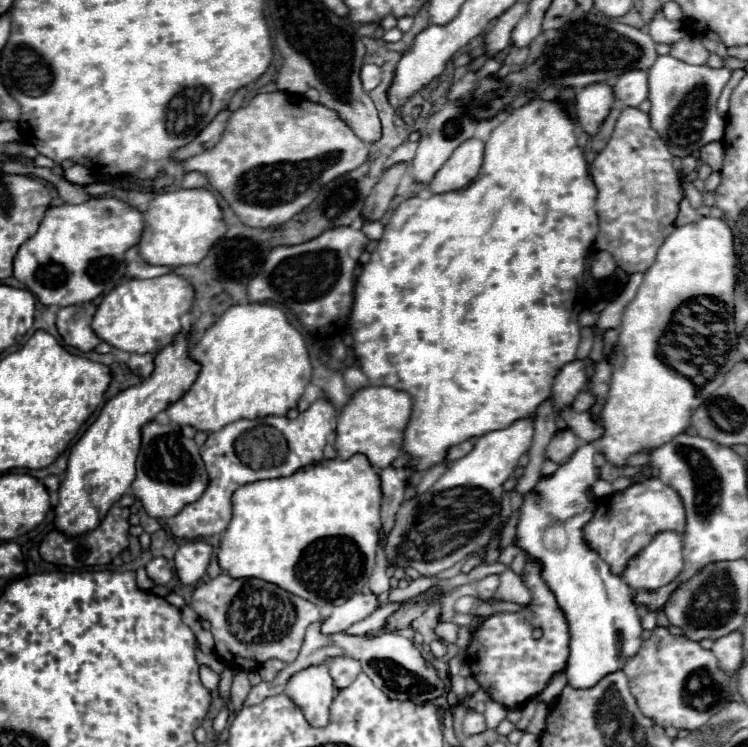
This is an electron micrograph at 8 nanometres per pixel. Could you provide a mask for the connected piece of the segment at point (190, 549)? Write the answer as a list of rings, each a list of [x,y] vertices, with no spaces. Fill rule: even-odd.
[[[188,540],[184,542],[174,556],[174,566],[180,576],[182,584],[196,584],[204,574],[210,564],[212,556],[212,546],[204,540]]]

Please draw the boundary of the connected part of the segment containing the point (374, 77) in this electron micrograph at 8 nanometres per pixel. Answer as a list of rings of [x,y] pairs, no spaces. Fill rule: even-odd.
[[[364,64],[362,74],[360,74],[362,84],[364,84],[364,90],[366,90],[366,92],[374,90],[374,88],[380,84],[380,76],[382,76],[382,70],[380,70],[376,64]]]

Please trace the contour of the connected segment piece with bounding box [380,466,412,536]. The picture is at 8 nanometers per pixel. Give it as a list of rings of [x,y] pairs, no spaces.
[[[384,468],[380,472],[380,478],[382,478],[382,528],[386,532],[386,536],[390,534],[392,526],[394,526],[394,516],[404,500],[404,492],[406,492],[406,482],[410,478],[412,470],[410,468]]]

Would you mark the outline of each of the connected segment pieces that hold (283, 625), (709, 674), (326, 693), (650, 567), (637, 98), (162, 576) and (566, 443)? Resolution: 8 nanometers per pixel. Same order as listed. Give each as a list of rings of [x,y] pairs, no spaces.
[[[220,574],[204,584],[200,584],[190,606],[202,620],[212,624],[210,632],[214,634],[216,654],[236,670],[256,670],[270,658],[282,662],[296,660],[306,628],[322,618],[320,608],[296,594],[290,594],[276,584],[258,580],[258,578],[232,578]]]
[[[654,628],[652,636],[644,640],[640,652],[628,660],[624,666],[624,674],[628,678],[630,690],[638,702],[638,708],[644,716],[654,720],[654,724],[660,724],[662,728],[674,726],[676,730],[696,730],[702,728],[728,700],[732,700],[732,686],[730,676],[724,674],[716,662],[716,656],[710,650],[704,650],[698,642],[692,642],[684,636],[674,636],[666,628]]]
[[[326,664],[296,672],[288,680],[284,694],[302,710],[310,726],[328,724],[328,710],[336,696],[336,688],[332,686]]]
[[[660,532],[648,548],[628,562],[622,580],[636,592],[652,592],[674,582],[682,568],[682,534]]]
[[[646,70],[626,72],[614,82],[614,92],[622,104],[640,106],[640,102],[648,98],[648,72]]]
[[[152,558],[146,566],[148,570],[148,576],[160,586],[160,584],[168,584],[170,578],[174,576],[174,568],[172,568],[172,562],[166,560],[166,558]]]
[[[560,430],[550,440],[548,450],[546,450],[546,458],[556,464],[562,464],[562,462],[566,462],[566,458],[570,458],[576,452],[578,446],[580,446],[580,440],[576,440],[572,430]]]

